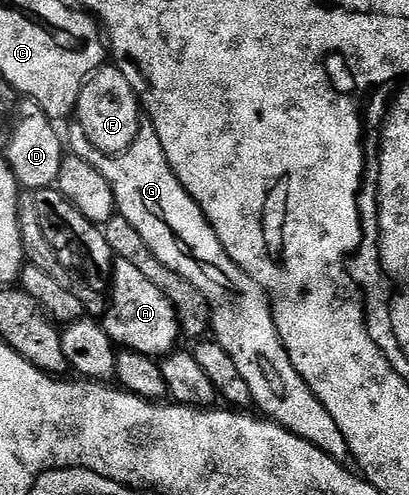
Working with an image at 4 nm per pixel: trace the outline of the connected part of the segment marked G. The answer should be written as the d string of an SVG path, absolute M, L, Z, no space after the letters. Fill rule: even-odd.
M144 120L139 127L136 141L124 153L115 156L99 153L97 147L81 132L75 131L74 133L71 137L72 143L75 144L74 156L93 163L97 167L97 171L101 171L101 175L105 175L105 179L109 179L115 195L118 216L129 219L129 223L133 223L133 227L137 227L137 233L141 235L141 239L145 239L152 255L165 267L177 271L177 275L185 278L207 302L211 325L215 328L214 340L219 341L221 347L225 347L225 351L229 351L233 363L237 363L245 383L249 383L252 402L256 406L259 404L264 409L262 412L270 420L285 427L293 435L313 443L313 447L325 451L330 457L346 458L348 451L345 435L341 435L341 427L337 427L333 415L329 415L329 411L319 402L317 395L305 383L305 379L301 379L297 367L293 367L283 346L281 335L275 326L275 315L267 293L248 273L241 271L237 267L237 263L233 263L233 259L225 251L221 239L217 239L213 227L208 223L207 216L201 211L199 204L185 191L185 187L177 179L173 167L169 167L169 159L165 159L161 139L157 139L157 131L153 127L153 123Z

